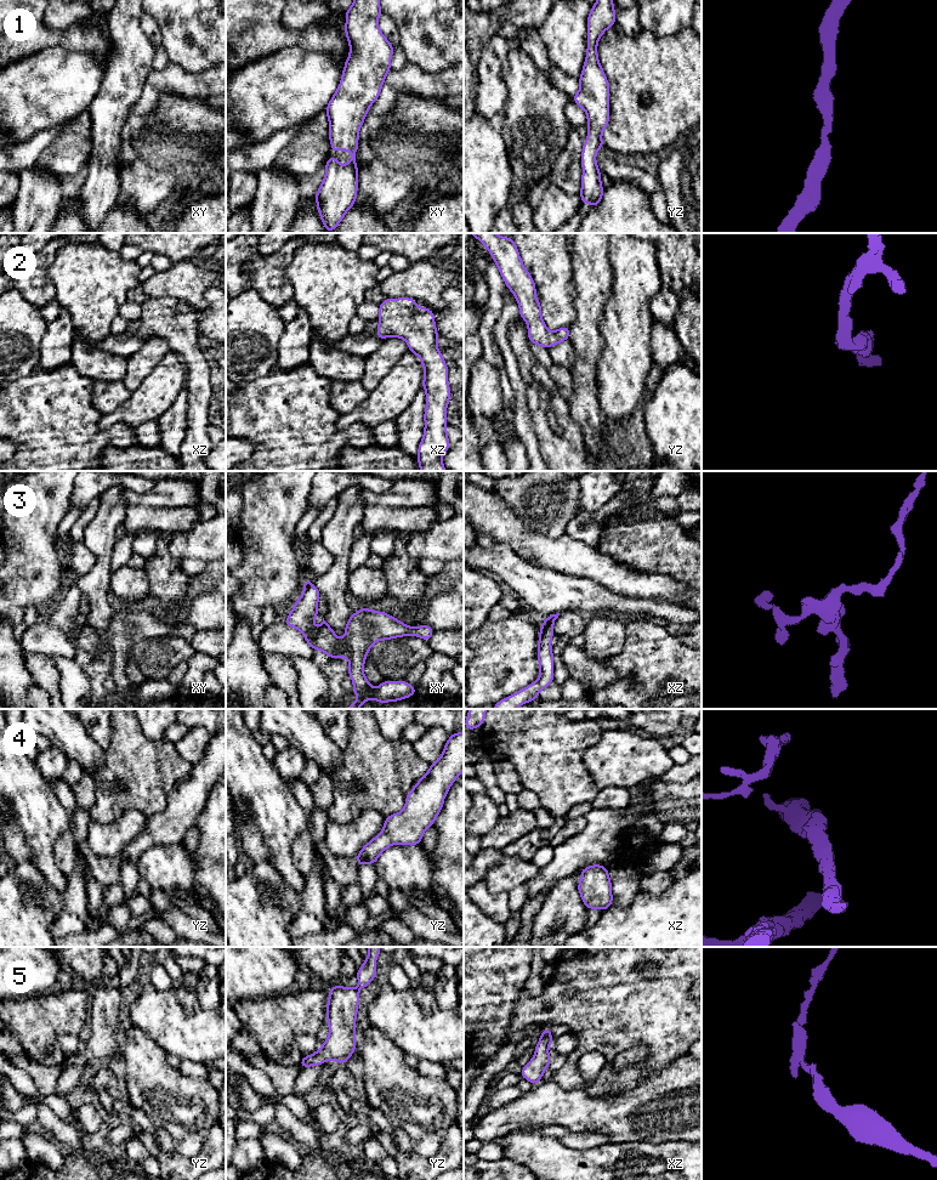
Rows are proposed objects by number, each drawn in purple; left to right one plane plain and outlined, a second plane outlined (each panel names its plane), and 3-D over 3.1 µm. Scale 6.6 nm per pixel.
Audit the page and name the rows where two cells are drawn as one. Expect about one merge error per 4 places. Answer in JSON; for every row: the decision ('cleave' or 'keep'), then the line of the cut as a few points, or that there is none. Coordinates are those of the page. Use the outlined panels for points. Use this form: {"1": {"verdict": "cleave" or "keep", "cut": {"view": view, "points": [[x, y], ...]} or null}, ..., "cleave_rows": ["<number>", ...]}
{"1": {"verdict": "keep", "cut": null}, "2": {"verdict": "keep", "cut": null}, "3": {"verdict": "keep", "cut": null}, "4": {"verdict": "keep", "cut": null}, "5": {"verdict": "keep", "cut": null}, "cleave_rows": []}

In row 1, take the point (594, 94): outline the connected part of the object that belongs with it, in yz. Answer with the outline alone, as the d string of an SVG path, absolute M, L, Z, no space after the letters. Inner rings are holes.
M597 0L587 17L587 51L579 78L580 89L573 97L587 117L587 138L583 146L581 205L598 205L603 187L596 163L596 152L603 148L602 132L609 121L609 83L600 64L597 44L601 35L615 23L613 0Z

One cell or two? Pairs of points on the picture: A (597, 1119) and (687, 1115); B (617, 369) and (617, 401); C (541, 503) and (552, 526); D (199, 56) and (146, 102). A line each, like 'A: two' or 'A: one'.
A: one
B: one
C: one
D: two

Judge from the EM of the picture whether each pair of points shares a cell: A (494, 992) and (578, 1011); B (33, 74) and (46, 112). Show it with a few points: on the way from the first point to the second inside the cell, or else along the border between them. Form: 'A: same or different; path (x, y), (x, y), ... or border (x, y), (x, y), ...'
A: different; border (523, 988), (516, 1000), (509, 1024)
B: same; path (43, 84), (46, 89), (46, 102)

